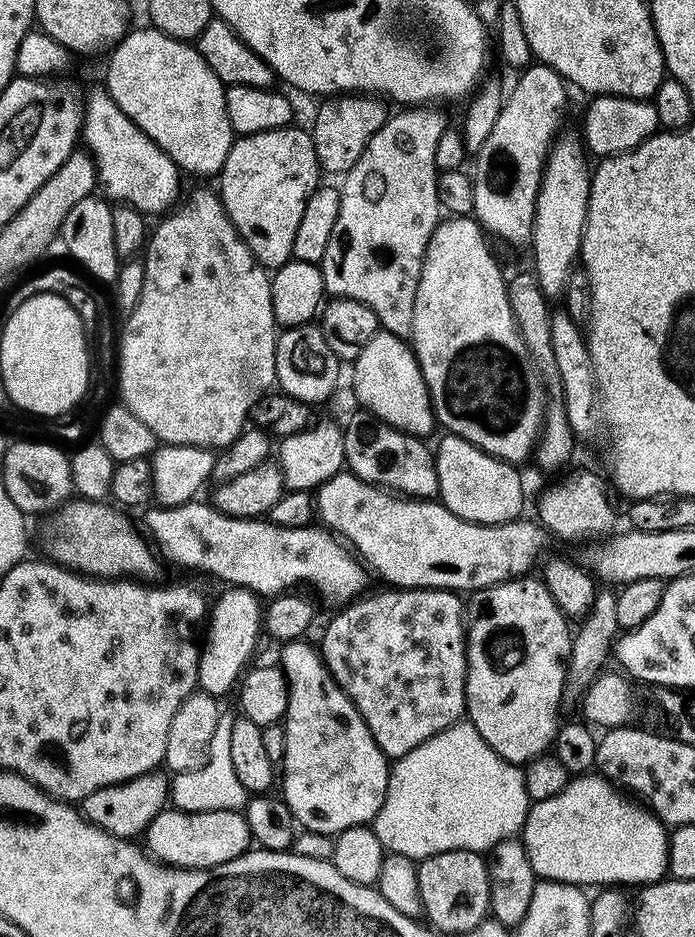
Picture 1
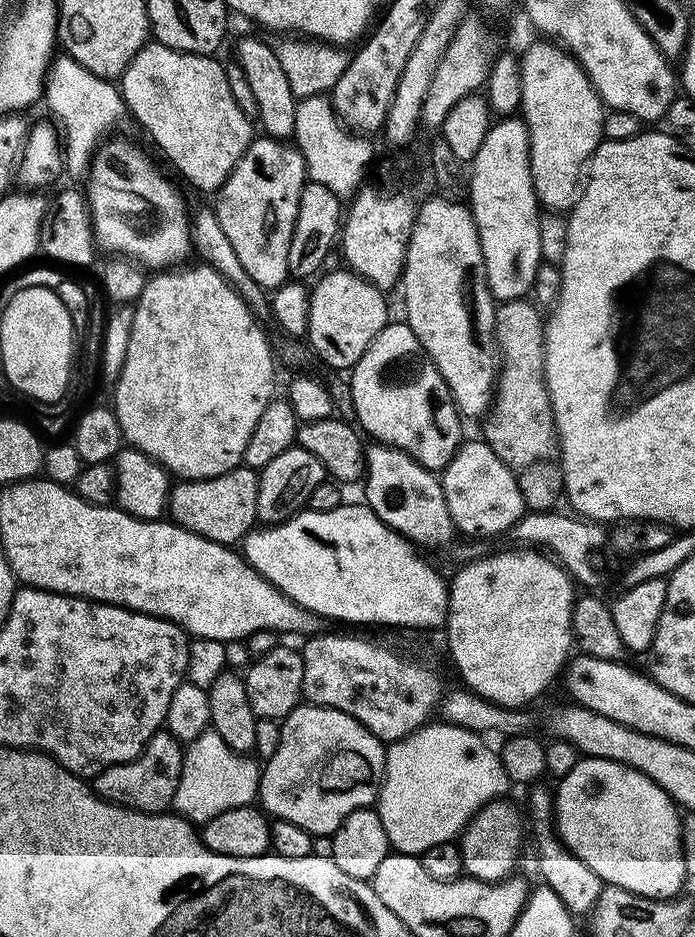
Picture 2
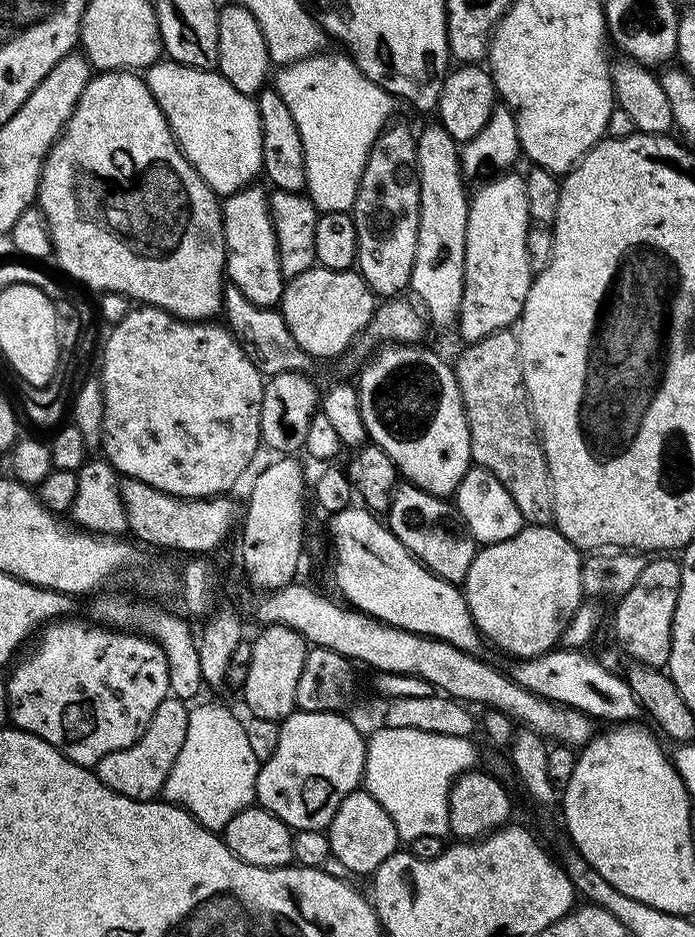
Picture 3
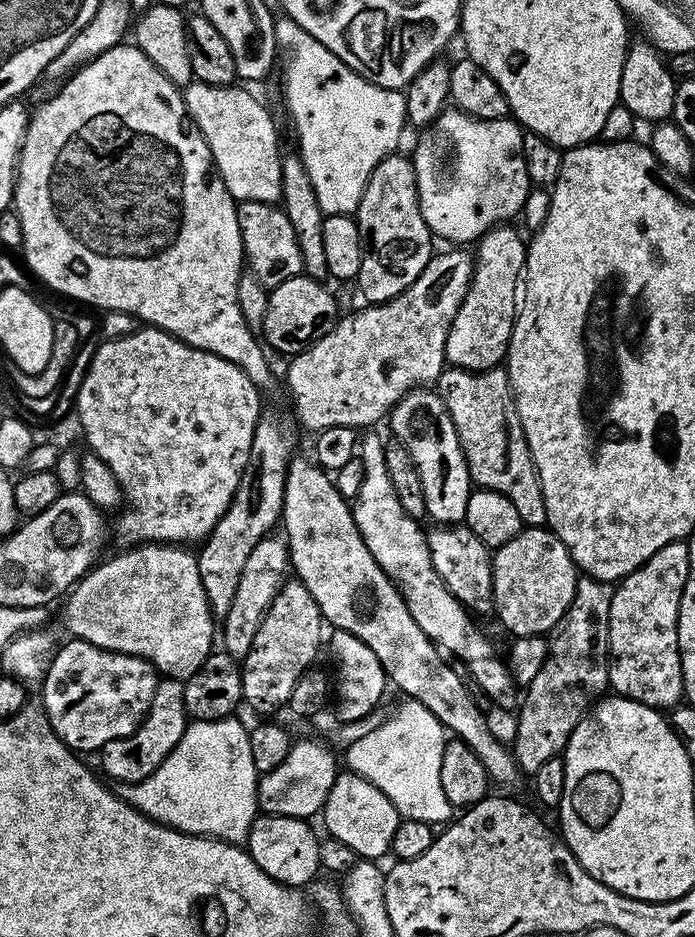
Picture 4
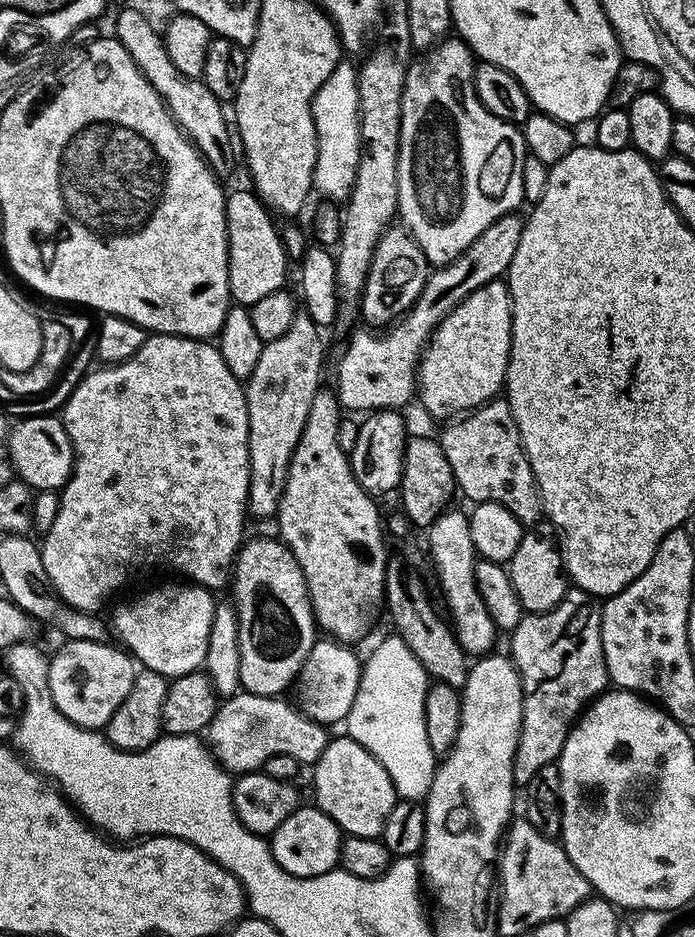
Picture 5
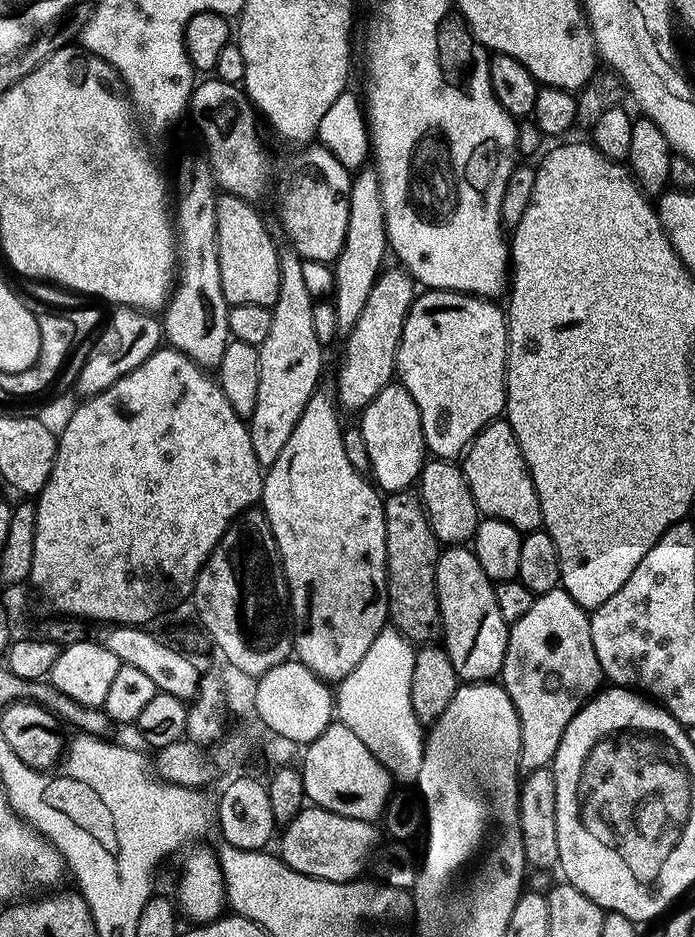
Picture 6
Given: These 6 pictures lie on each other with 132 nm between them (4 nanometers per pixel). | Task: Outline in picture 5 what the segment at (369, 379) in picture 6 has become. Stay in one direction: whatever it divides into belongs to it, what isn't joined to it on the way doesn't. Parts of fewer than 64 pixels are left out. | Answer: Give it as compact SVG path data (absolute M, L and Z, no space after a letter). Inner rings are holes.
M392 226L384 233L374 250L364 291L358 301L365 325L380 330L400 319L412 309L412 303L420 297L428 281L430 265L422 254L418 242L403 227Z

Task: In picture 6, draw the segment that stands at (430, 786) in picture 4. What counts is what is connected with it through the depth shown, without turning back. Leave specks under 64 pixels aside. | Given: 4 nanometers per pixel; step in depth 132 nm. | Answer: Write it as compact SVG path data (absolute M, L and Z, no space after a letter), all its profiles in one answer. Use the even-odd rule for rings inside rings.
M386 626L378 634L378 638L374 638L370 650L366 650L362 662L358 662L358 666L354 666L354 670L346 674L344 680L339 681L334 692L334 712L339 723L350 726L350 730L354 730L354 734L358 734L362 742L366 742L366 750L370 750L370 754L374 754L374 758L382 762L389 776L397 781L415 781L424 757L426 732L419 718L414 714L414 706L410 702L410 682L414 674L415 657L416 648L413 642L408 640L399 629Z

